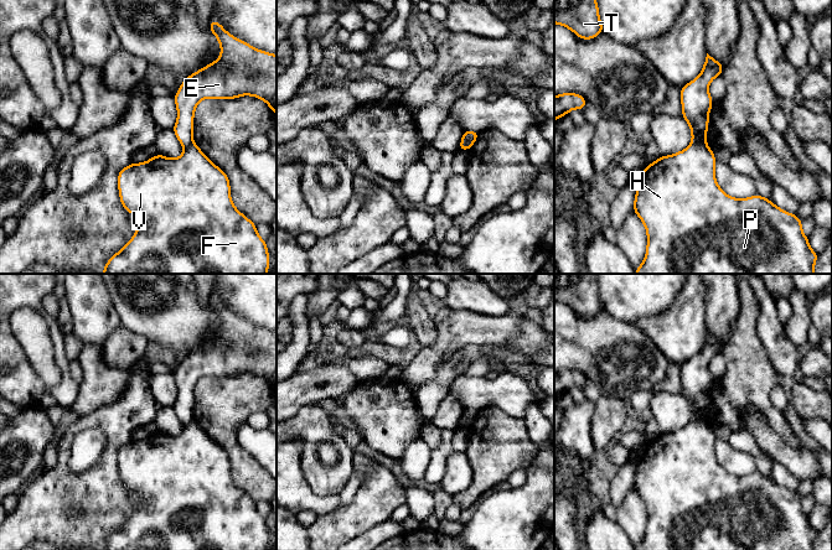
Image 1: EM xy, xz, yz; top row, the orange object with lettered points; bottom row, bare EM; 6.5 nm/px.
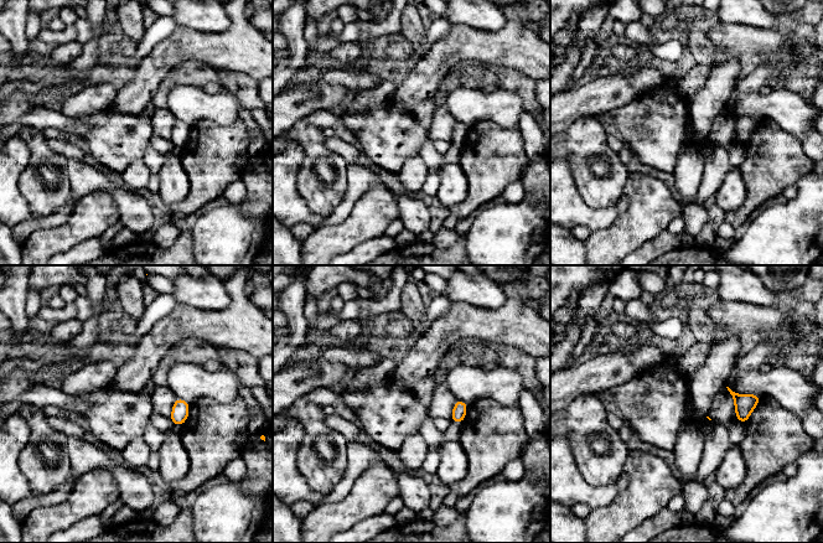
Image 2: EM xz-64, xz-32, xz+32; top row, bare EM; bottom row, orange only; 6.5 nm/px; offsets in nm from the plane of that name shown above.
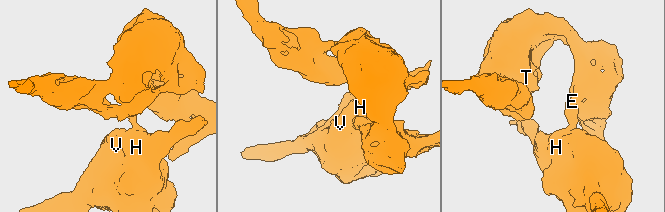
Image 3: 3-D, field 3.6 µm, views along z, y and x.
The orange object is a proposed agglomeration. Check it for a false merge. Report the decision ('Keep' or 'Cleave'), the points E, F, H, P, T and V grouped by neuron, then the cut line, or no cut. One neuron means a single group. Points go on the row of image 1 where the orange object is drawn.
Cleave. Groups: E T / F H P V. Split along xz (463, 134), (468, 149)

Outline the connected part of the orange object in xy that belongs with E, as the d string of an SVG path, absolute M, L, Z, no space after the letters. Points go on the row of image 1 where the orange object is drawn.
M211 20L208 27L221 46L221 57L186 77L174 97L177 120L172 130L184 147L193 142L195 110L203 99L236 99L242 95L252 95L264 100L277 114L277 55L255 50L248 42L227 32L216 20Z

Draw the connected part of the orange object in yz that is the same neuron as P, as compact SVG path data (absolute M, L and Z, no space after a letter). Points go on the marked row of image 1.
M691 142L683 151L673 155L660 156L656 161L646 165L640 175L636 188L632 211L639 216L646 227L647 245L646 255L641 265L635 269L636 274L816 274L815 263L818 254L810 248L808 237L802 232L802 220L797 214L791 214L777 206L769 198L755 193L749 198L729 197L717 183L715 180L717 159L712 149L704 144Z

